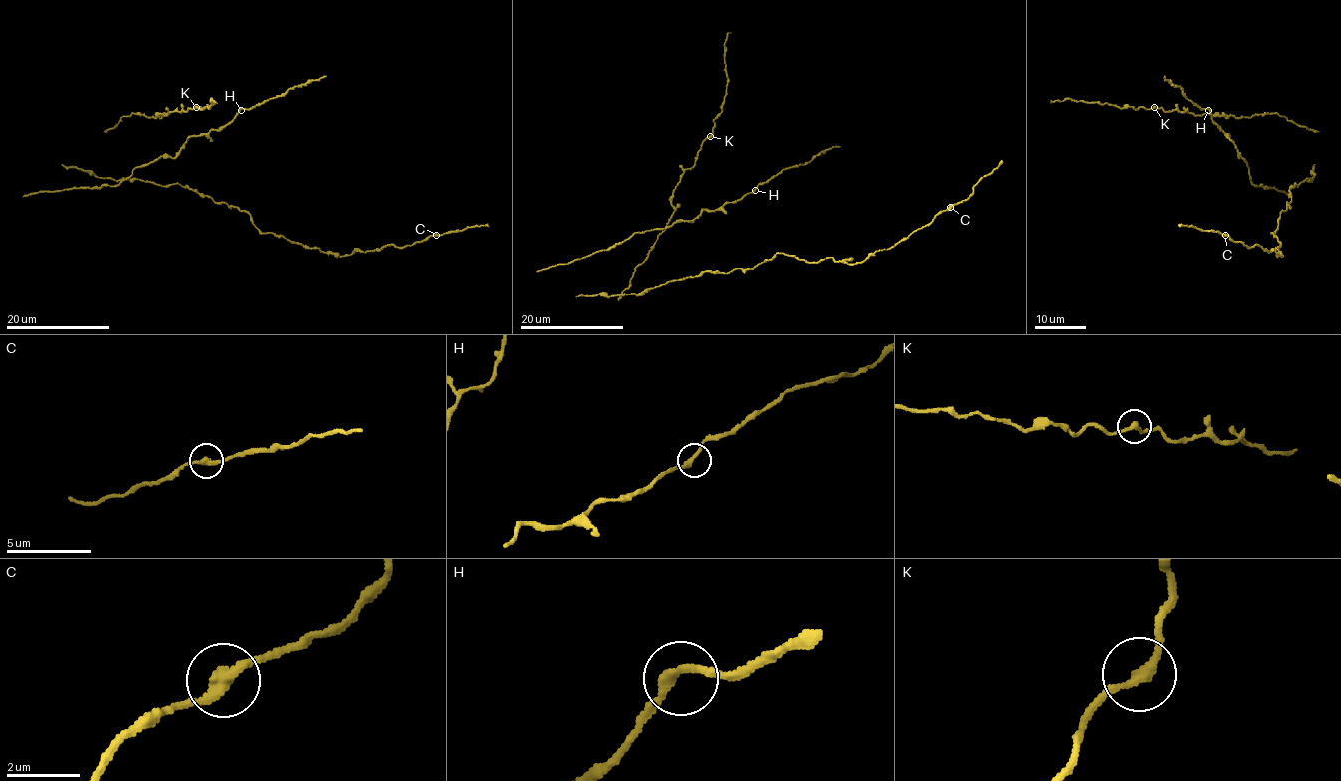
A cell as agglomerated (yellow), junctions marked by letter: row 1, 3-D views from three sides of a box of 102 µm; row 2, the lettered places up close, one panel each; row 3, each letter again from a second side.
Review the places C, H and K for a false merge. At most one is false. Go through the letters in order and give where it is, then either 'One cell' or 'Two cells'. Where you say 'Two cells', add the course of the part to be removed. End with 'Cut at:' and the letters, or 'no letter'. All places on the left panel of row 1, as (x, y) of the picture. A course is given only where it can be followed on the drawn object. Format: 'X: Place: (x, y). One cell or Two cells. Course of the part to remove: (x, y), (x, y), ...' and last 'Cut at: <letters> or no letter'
C: Place: (436, 235). One cell
H: Place: (241, 110). One cell
K: Place: (196, 107). One cell
Cut at: no letter

